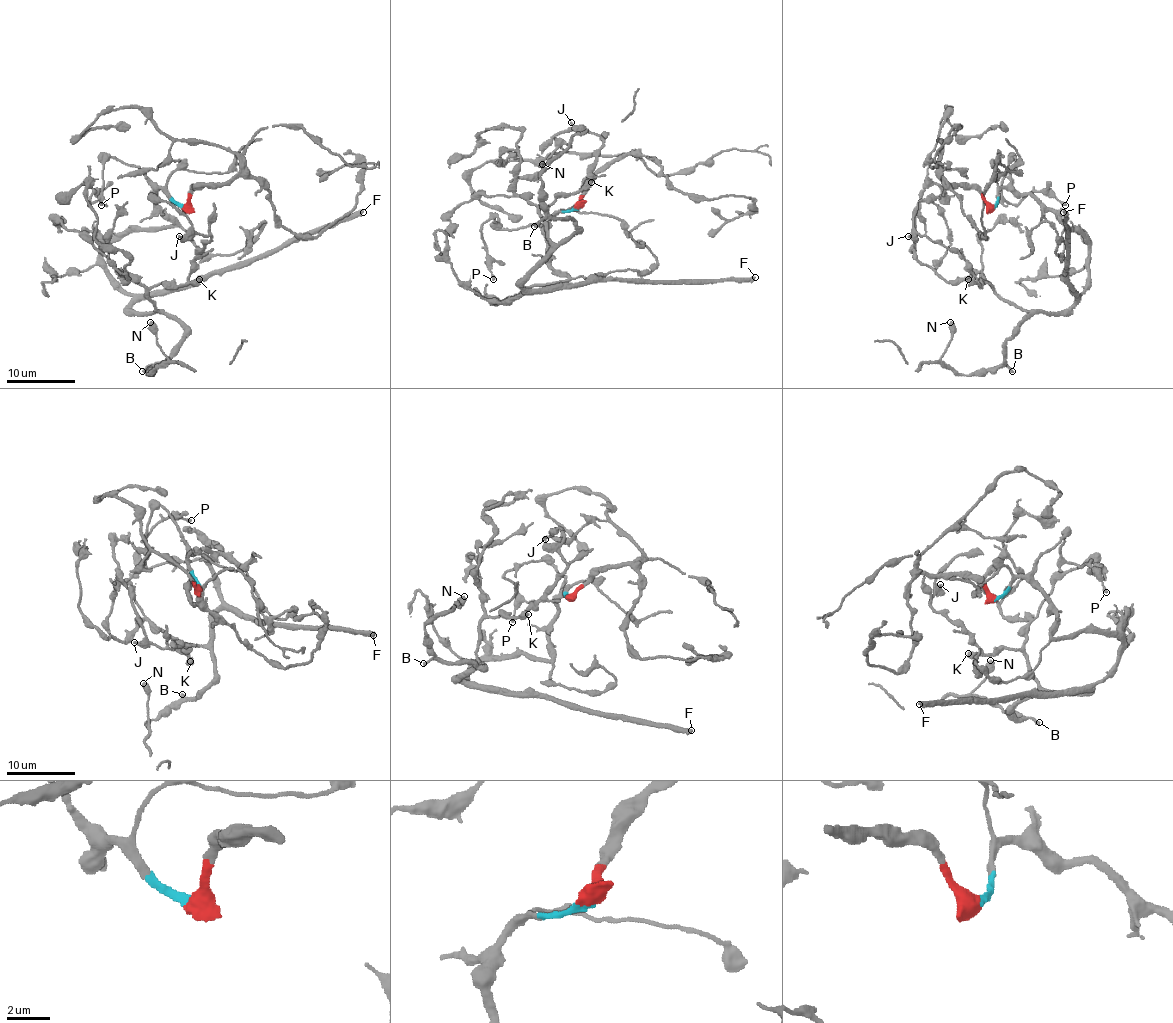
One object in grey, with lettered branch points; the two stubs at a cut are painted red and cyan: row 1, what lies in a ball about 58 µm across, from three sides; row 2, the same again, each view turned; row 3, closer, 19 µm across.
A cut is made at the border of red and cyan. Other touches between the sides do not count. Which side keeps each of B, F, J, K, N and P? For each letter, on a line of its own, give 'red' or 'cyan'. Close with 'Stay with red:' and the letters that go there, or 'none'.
B: cyan
F: cyan
J: cyan
K: cyan
N: cyan
P: cyan
Stay with red: none

